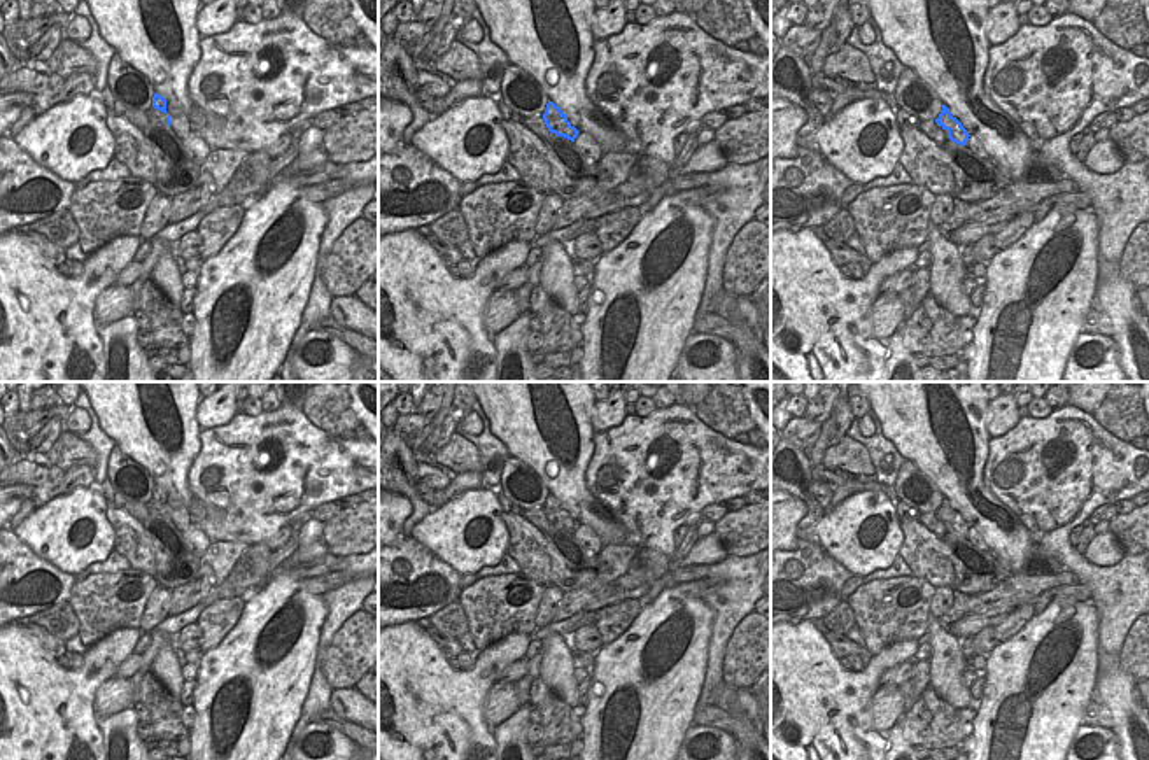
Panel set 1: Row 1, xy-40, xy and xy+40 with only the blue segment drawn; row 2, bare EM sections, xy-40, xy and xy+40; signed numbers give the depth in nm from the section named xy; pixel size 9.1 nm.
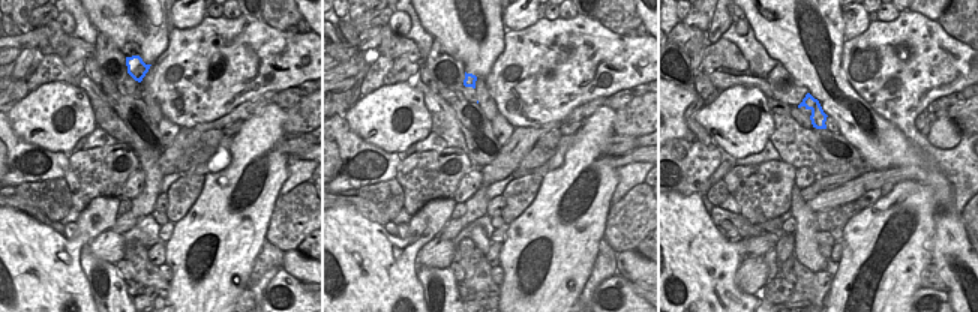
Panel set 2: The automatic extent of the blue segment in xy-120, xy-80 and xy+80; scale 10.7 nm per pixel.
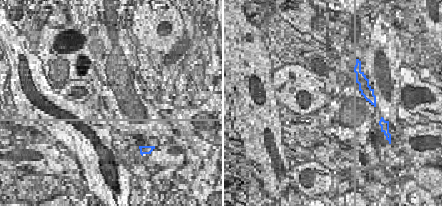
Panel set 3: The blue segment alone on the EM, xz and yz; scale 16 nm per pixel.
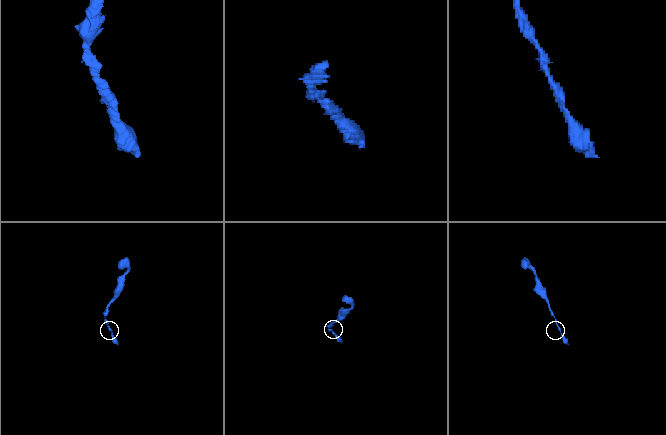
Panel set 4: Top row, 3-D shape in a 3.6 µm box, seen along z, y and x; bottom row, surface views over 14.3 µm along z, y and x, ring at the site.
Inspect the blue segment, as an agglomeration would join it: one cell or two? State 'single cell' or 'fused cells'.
fused cells

